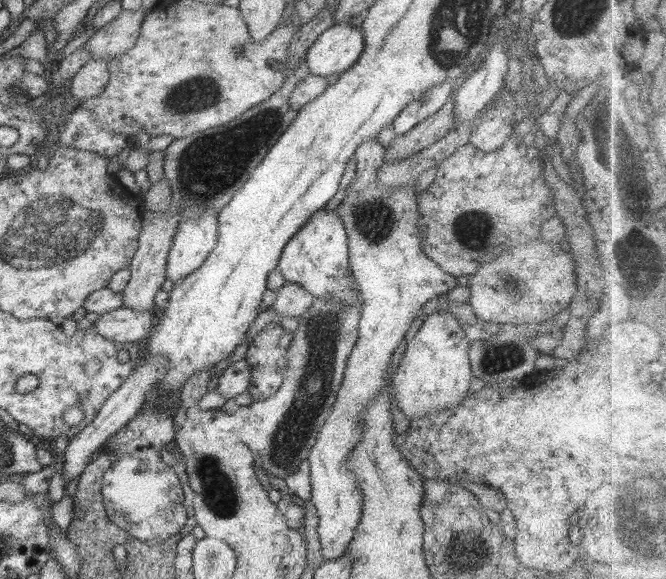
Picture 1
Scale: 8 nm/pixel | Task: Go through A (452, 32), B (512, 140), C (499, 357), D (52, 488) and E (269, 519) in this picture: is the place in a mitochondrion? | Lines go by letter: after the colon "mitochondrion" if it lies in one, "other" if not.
A: mitochondrion
B: other
C: mitochondrion
D: other
E: other

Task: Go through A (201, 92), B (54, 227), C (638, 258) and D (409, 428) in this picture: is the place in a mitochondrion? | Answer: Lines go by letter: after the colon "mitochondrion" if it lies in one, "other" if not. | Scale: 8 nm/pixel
A: mitochondrion
B: mitochondrion
C: mitochondrion
D: other

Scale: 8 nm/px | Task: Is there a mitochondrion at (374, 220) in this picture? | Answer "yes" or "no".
yes

